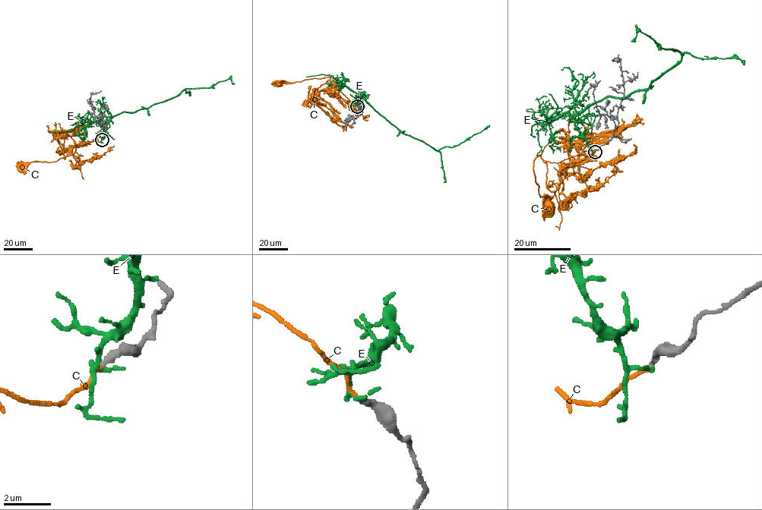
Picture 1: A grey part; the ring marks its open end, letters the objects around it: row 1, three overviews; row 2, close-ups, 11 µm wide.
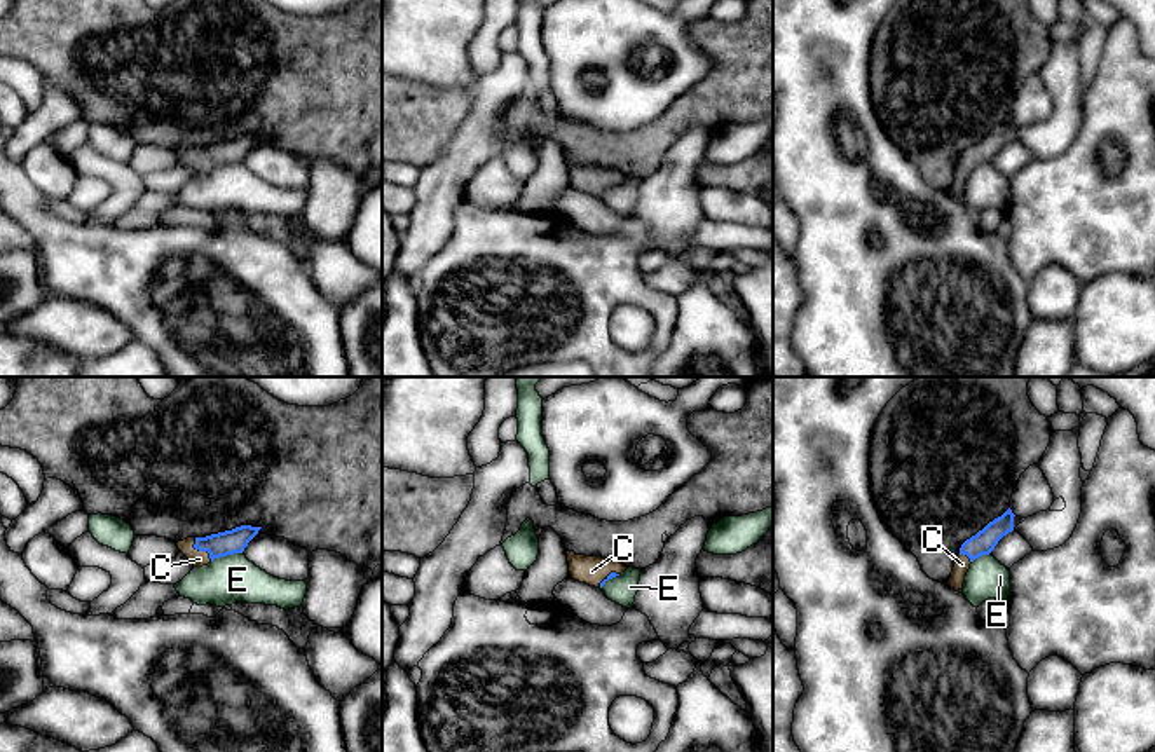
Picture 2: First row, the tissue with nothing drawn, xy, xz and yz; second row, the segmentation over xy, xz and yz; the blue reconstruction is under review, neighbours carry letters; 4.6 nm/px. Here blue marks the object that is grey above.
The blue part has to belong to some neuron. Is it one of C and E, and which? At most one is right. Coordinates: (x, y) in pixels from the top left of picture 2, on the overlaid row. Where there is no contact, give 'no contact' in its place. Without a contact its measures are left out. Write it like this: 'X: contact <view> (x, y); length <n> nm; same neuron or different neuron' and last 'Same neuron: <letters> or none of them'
C: contact xy (201, 550); length 140 nm; same neuron
E: contact xy (225, 555); length 150 nm; different neuron
Same neuron: C

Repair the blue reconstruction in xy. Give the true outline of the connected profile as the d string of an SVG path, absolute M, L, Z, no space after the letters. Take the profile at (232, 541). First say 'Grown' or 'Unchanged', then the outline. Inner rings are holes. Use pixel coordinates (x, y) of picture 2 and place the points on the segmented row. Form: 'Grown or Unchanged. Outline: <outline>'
Grown. Outline: M241 525L206 537L187 537L178 541L176 546L194 567L202 567L215 558L243 553L260 529L262 527Z

